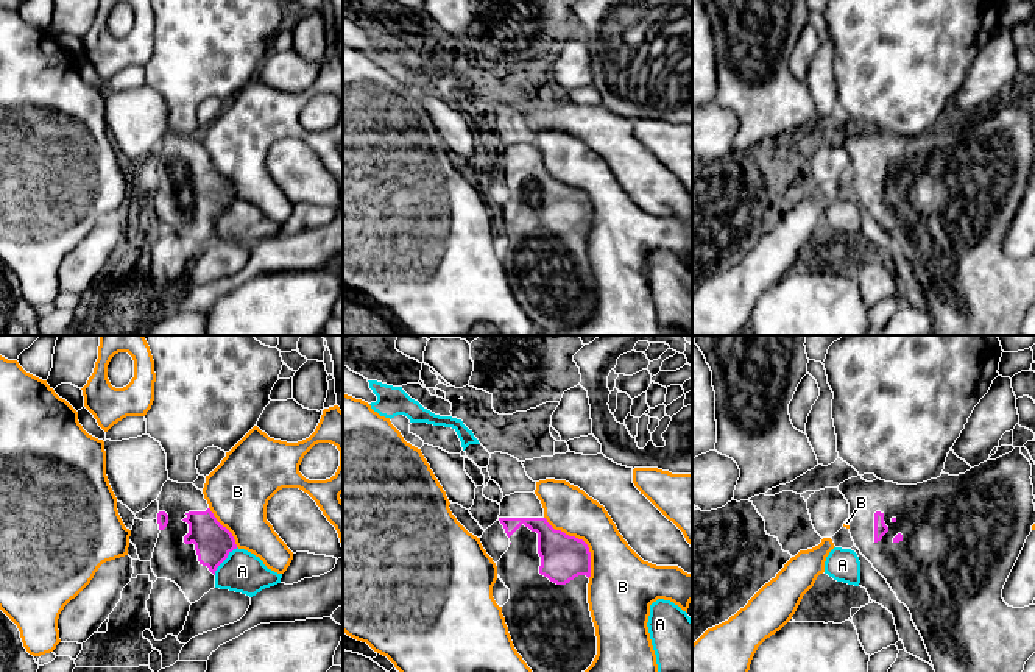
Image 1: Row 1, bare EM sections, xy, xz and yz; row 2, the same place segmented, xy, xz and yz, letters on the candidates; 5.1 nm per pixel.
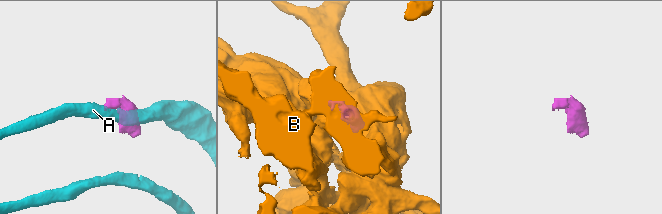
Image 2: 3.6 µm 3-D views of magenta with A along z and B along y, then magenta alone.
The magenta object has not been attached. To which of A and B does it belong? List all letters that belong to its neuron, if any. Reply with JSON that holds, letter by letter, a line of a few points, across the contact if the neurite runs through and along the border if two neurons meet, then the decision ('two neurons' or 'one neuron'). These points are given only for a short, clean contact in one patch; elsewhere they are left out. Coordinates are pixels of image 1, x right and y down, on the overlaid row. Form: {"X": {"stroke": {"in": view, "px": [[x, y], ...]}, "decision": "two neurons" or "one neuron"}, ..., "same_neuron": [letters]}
{"A": {"stroke": {"in": "xy", "px": [[237, 548], [214, 574]]}, "decision": "two neurons"}, "B": {"stroke": {"in": "xz", "px": [[544, 516], [555, 529], [586, 544], [589, 577]]}, "decision": "two neurons"}, "same_neuron": []}

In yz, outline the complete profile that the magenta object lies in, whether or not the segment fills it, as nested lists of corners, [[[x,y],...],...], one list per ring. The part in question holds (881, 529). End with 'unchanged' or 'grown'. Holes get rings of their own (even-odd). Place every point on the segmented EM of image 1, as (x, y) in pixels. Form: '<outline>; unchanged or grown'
[[[1015,447],[1012,452],[996,460],[987,460],[965,474],[941,474],[937,479],[917,485],[898,485],[881,479],[867,482],[862,476],[851,477],[839,485],[839,491],[850,504],[850,533],[856,547],[887,580],[898,600],[909,608],[935,672],[1023,672],[1026,661],[1035,653],[1035,605],[1032,603],[1024,608],[1013,608],[1002,599],[1004,585],[1032,532],[1032,525],[1035,524],[1035,496],[1030,476],[1030,462],[1021,454],[1021,447]]]; grown

